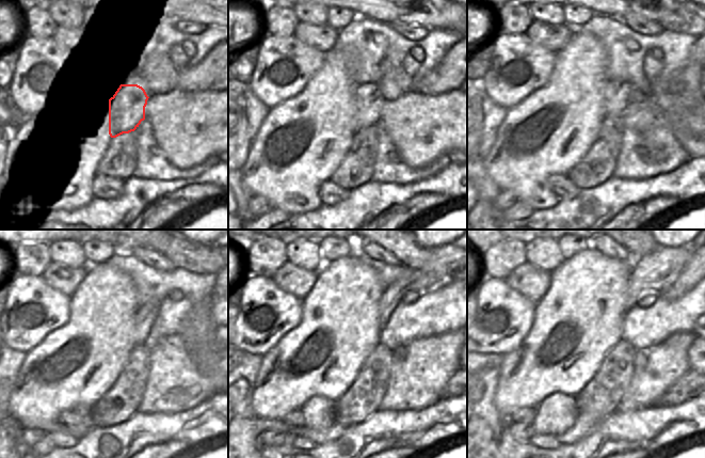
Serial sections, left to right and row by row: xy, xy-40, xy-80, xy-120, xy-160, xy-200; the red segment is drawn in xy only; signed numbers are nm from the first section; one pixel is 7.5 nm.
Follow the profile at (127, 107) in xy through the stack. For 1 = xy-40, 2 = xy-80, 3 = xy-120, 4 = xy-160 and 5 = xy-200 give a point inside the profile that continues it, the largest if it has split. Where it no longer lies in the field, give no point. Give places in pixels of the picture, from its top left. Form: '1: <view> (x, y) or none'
1: xy-40 (369, 101)
2: xy-80 (617, 93)
3: xy-120 (146, 313)
4: xy-160 (445, 261)
5: xy-200 (657, 270)

